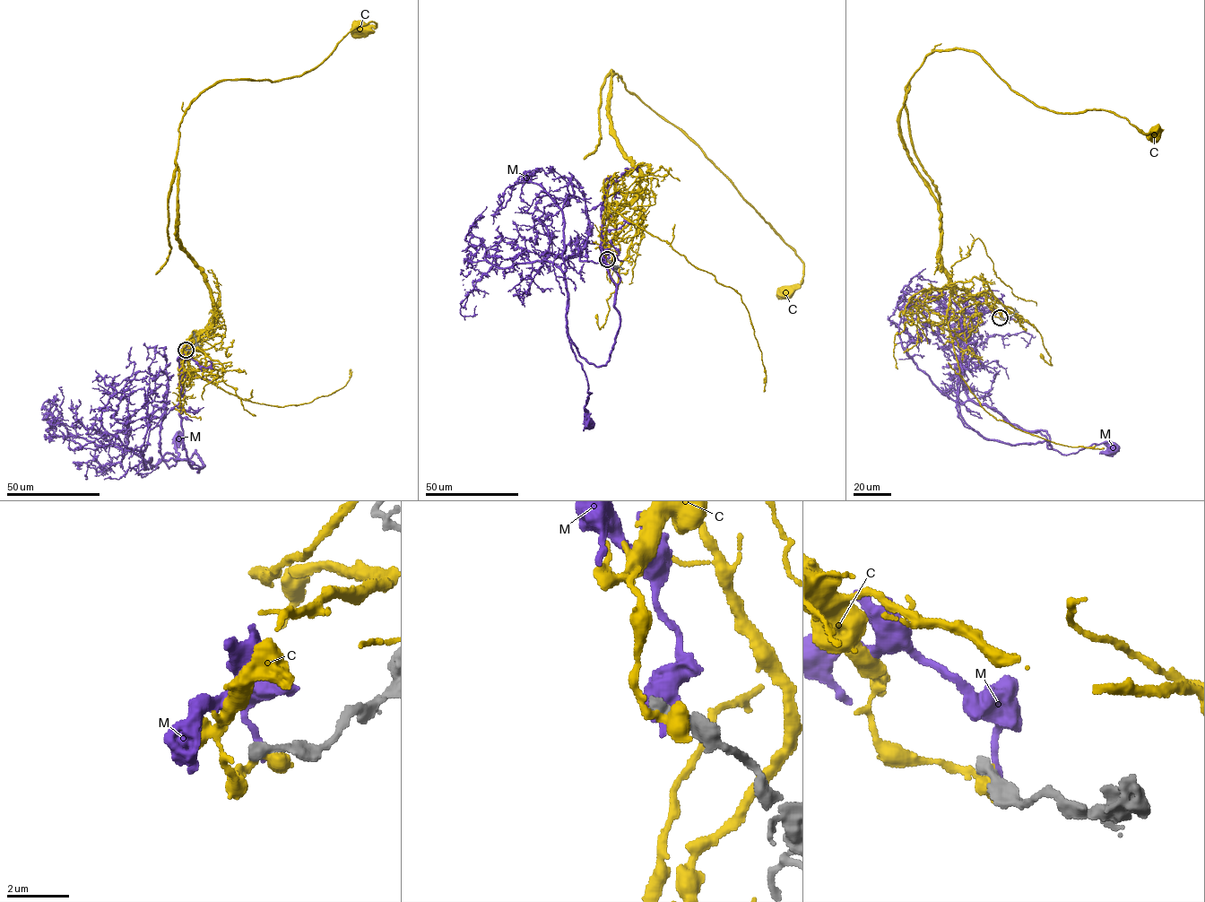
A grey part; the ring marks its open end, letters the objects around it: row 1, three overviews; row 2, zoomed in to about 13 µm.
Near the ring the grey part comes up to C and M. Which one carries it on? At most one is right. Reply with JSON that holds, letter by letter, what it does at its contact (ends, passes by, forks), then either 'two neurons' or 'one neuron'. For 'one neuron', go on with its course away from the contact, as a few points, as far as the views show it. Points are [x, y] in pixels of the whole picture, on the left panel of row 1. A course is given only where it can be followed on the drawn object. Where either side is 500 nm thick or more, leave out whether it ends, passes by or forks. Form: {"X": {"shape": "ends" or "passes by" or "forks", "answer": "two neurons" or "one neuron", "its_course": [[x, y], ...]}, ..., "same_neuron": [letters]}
{"C": {"shape": "passes by", "answer": "two neurons"}, "M": {"shape": "ends", "answer": "two neurons"}, "same_neuron": []}

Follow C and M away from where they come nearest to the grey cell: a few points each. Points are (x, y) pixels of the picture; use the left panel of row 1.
C: (186, 350), (213, 304), (178, 237), (182, 117), (219, 82), (299, 75), (376, 22), (361, 30)
M: (186, 350), (179, 414), (199, 472), (195, 451), (155, 465), (175, 465), (180, 437)

